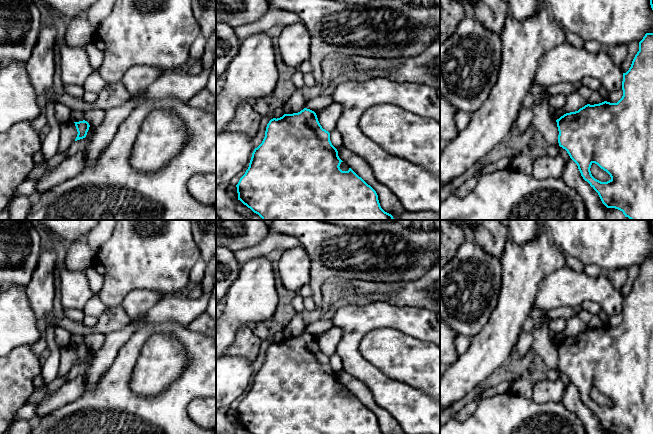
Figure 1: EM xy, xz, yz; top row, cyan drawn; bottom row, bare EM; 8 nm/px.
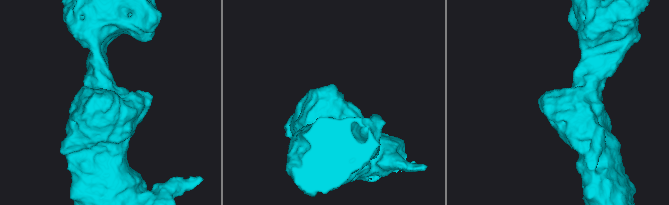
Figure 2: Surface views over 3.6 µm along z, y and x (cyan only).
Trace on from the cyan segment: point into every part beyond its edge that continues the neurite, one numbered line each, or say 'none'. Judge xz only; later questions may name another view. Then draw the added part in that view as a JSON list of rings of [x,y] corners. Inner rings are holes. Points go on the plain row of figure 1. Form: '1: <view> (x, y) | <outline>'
none

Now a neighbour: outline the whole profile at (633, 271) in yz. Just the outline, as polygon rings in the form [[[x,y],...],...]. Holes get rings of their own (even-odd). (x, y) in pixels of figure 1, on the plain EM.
[[[632,265],[628,268],[628,277],[625,284],[620,289],[622,297],[626,297],[631,291],[632,285],[639,275],[639,265]]]

